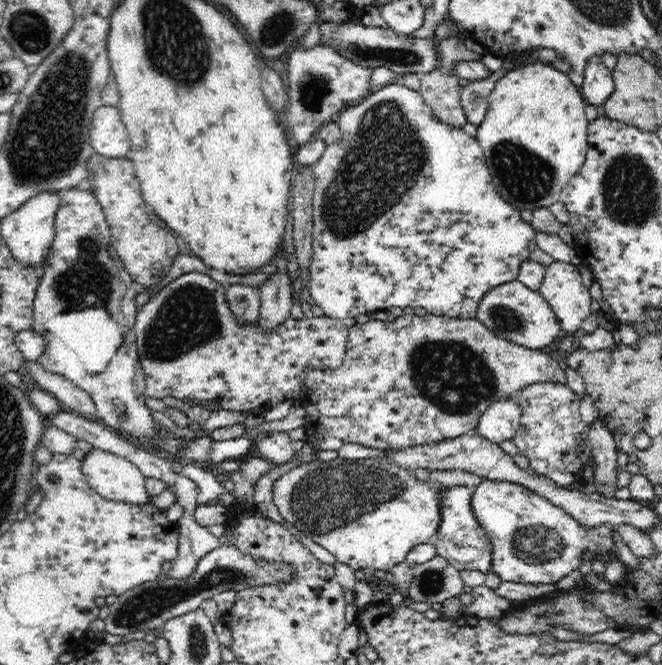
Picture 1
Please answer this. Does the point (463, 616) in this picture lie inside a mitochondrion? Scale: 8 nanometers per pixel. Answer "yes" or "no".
no

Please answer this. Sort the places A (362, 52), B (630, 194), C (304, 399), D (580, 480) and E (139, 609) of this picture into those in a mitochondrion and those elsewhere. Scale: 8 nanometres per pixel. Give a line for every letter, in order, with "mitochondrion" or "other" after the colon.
A: mitochondrion
B: mitochondrion
C: other
D: other
E: mitochondrion

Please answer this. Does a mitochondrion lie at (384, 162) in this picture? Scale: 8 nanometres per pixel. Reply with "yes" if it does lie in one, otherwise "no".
yes

